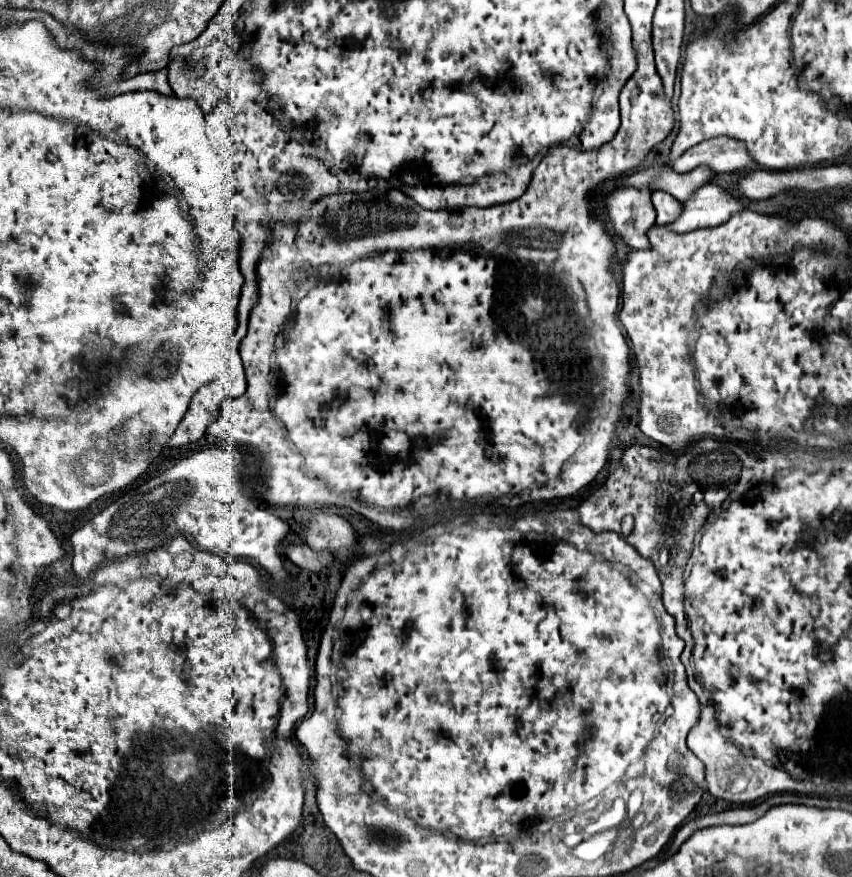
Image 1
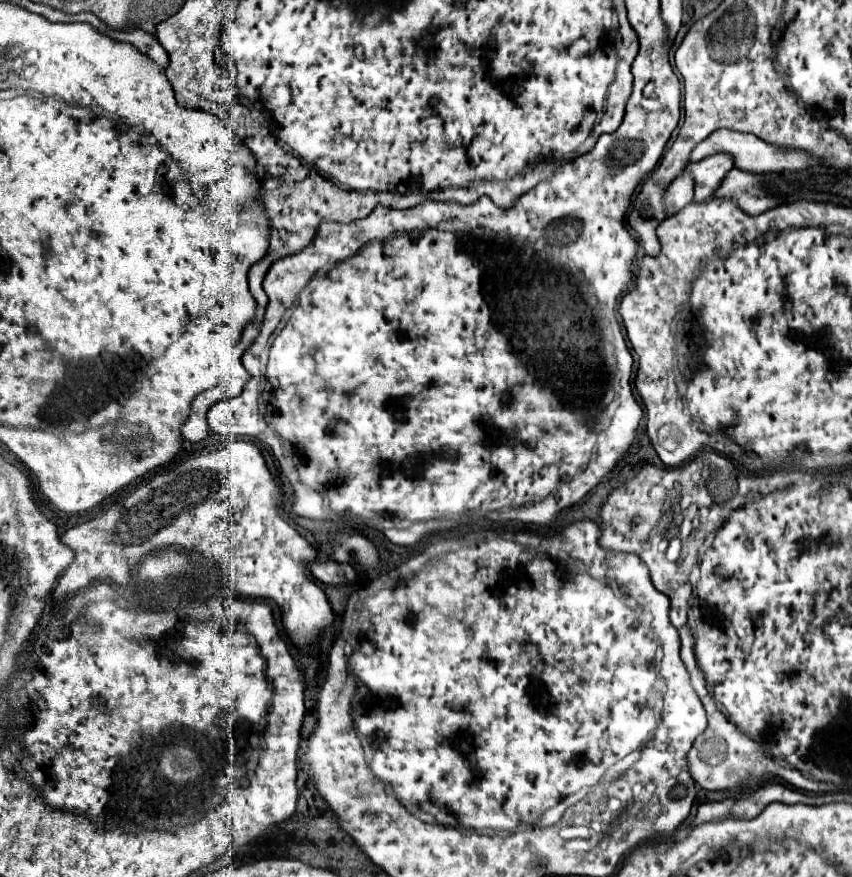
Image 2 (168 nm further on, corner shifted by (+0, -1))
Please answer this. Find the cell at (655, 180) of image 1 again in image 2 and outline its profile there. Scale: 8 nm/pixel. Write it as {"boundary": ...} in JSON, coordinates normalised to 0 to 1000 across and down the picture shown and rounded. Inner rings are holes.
{"boundary":[[[837,176],[823,185],[809,187],[806,194],[811,194],[816,203],[816,230],[827,230],[827,226],[835,226],[858,192],[858,176]]]}

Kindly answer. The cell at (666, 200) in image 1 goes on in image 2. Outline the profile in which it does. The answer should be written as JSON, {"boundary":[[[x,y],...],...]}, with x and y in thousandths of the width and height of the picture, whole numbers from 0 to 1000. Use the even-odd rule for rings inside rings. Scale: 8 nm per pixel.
{"boundary":[[[799,198],[795,205],[790,205],[790,210],[781,221],[783,246],[795,244],[799,237],[804,237],[813,228],[813,212],[816,210],[811,208],[811,198]]]}

